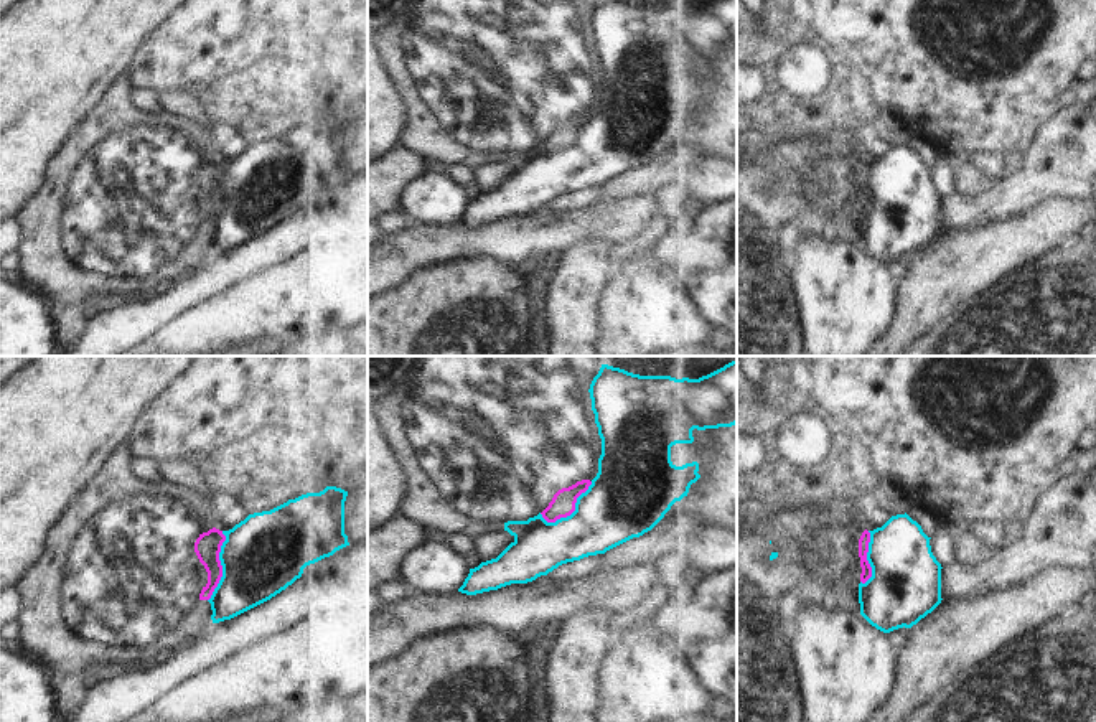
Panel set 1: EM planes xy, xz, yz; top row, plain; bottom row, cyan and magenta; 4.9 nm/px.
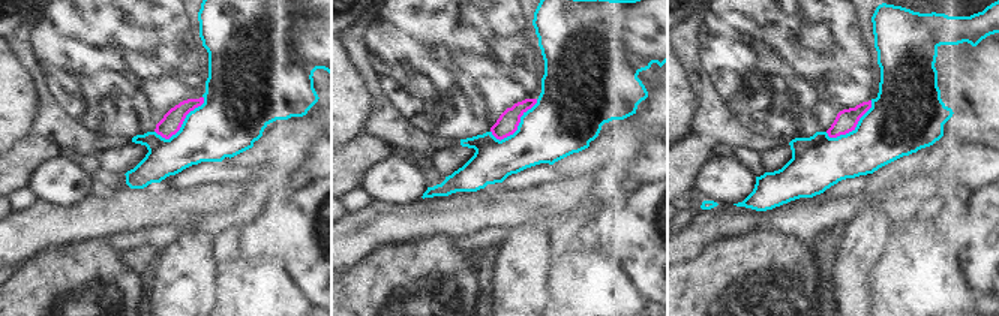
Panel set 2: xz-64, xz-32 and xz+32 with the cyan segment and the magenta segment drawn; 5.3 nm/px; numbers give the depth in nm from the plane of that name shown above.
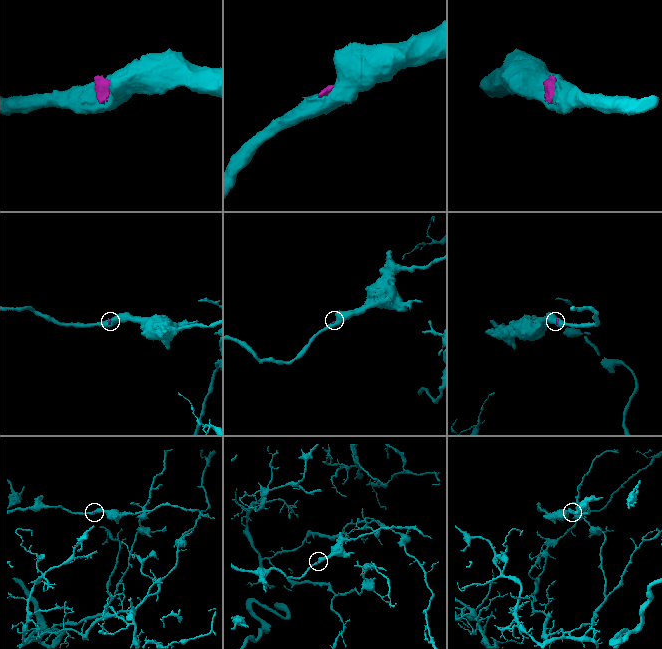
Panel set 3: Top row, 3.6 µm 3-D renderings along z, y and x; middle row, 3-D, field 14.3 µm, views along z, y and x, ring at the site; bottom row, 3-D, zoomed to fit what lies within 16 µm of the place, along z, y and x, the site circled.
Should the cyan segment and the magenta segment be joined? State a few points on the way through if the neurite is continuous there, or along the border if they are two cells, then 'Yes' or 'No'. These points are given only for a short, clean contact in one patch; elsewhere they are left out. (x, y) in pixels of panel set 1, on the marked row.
Yes

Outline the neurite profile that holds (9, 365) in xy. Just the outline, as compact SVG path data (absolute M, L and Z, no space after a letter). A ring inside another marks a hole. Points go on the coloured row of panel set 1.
M0 356L0 387L35 356Z

